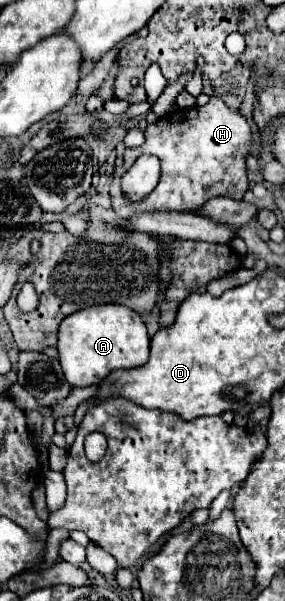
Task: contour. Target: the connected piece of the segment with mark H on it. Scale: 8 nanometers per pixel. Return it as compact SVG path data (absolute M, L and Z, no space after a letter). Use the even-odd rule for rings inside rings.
M212 96L208 104L200 108L196 106L190 110L168 112L158 122L148 124L146 142L140 148L128 148L124 154L124 166L114 170L114 182L110 188L112 208L120 218L130 218L134 212L196 210L208 198L216 196L242 200L244 192L248 190L248 178L244 170L252 146L254 140L248 120L238 110L230 110L218 96ZM142 154L156 154L162 160L162 178L144 200L128 202L120 190L120 180Z

